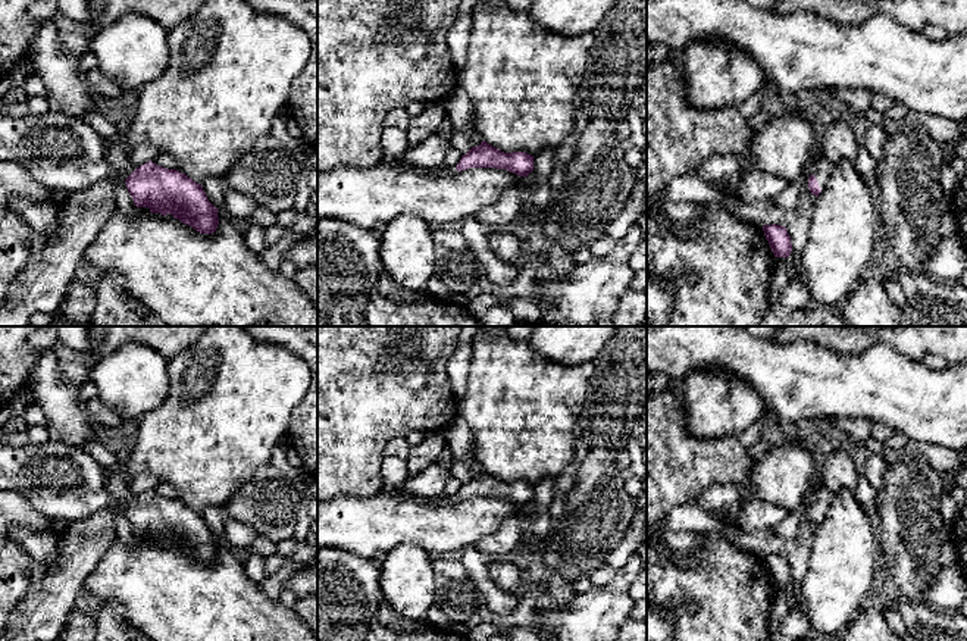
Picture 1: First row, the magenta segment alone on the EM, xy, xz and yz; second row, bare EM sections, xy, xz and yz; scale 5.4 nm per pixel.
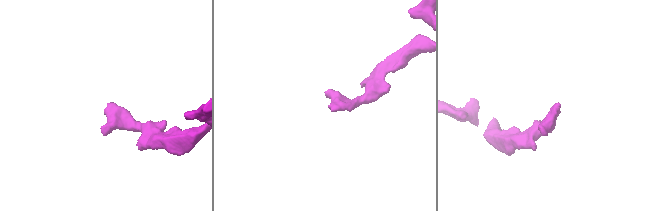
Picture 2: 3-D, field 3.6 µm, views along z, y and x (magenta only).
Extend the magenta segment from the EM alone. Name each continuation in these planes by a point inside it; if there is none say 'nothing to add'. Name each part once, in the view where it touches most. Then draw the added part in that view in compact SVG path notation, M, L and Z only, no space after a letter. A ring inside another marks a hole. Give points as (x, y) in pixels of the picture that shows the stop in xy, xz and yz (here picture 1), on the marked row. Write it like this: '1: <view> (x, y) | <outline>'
1: yz (822, 168) | M820 156L813 166L811 175L814 175L817 178L819 187L822 190L827 184L827 178L829 178L832 166L833 166L833 163L824 156Z

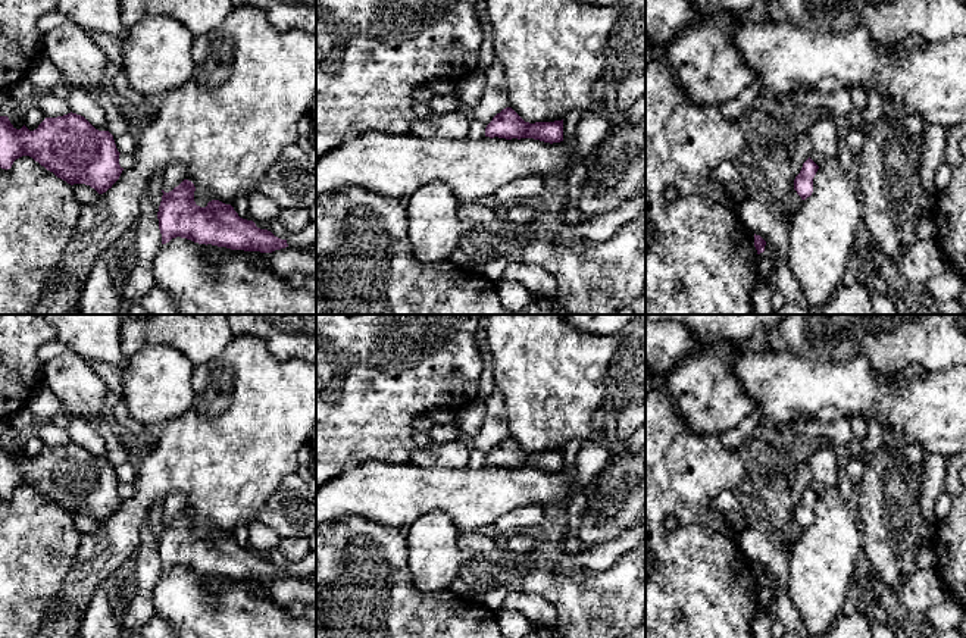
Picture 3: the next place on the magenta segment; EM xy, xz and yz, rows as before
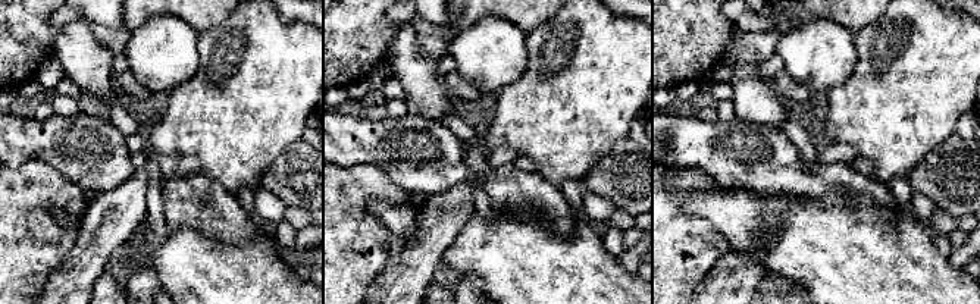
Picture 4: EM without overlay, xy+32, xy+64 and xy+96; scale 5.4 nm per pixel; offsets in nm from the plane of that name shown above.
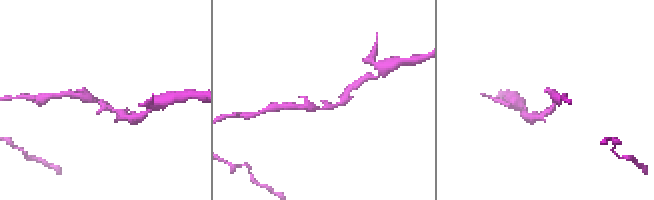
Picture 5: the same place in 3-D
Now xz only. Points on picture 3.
nothing to add

